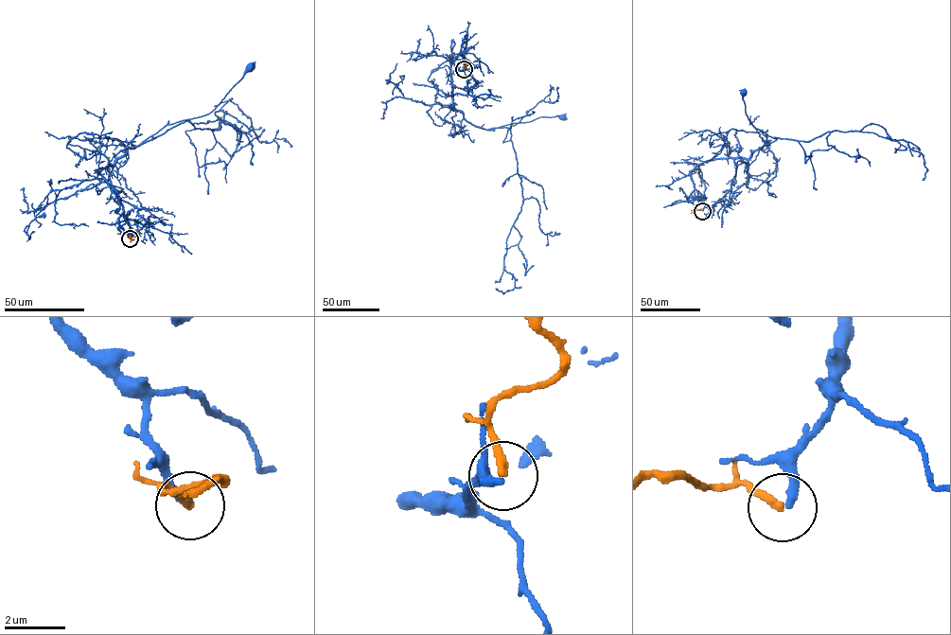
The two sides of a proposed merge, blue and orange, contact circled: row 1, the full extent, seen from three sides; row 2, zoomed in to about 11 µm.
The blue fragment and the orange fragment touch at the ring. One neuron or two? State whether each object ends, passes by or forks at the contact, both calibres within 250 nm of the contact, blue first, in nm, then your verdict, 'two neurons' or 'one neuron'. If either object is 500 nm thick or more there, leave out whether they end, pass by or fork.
blue ends | orange ends | 260/280 nm | one neuron

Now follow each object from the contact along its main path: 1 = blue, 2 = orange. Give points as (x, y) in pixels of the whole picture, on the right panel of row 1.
1: (703, 210), (705, 198), (695, 189), (691, 171), (706, 161), (748, 158), (766, 139), (746, 114), (744, 92)
2: (702, 210), (691, 213)

